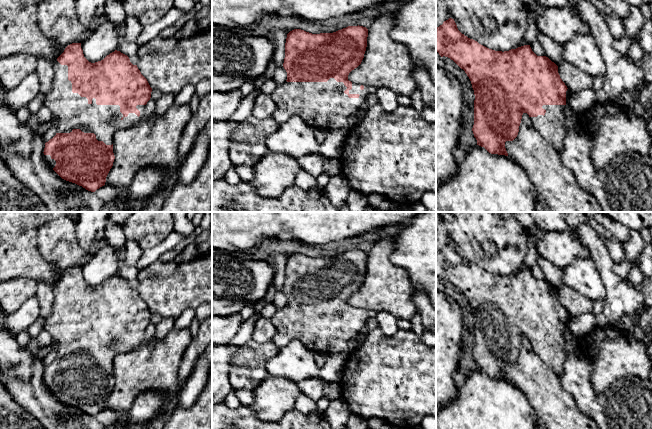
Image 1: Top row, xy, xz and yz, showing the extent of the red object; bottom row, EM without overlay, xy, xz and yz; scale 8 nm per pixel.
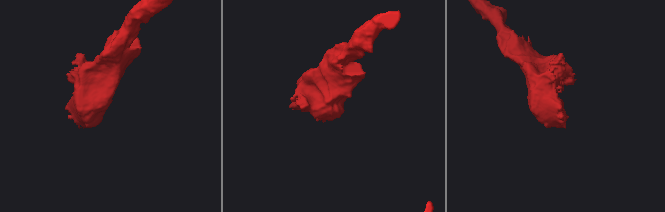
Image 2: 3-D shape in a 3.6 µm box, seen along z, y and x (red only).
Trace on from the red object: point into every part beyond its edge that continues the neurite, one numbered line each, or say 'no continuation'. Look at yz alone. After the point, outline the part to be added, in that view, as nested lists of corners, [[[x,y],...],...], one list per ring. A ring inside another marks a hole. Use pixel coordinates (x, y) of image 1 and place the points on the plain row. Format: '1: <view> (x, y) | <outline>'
1: yz (554, 349) | [[[566,315],[565,329],[543,329],[545,339],[530,341],[535,353],[537,353],[560,377],[563,373],[563,363],[569,354],[581,354],[580,343],[572,336],[567,339],[565,332],[571,316]]]

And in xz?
1: xz (323, 329) | [[[330,302],[327,306],[285,306],[277,309],[271,321],[276,329],[273,342],[279,349],[284,348],[291,340],[301,341],[308,349],[315,354],[326,356],[349,353],[349,341],[353,339],[360,330],[366,326],[369,315],[368,311],[360,313],[360,308],[352,307],[349,318],[359,318],[358,322],[349,322],[344,315],[347,311],[343,306],[337,306]]]

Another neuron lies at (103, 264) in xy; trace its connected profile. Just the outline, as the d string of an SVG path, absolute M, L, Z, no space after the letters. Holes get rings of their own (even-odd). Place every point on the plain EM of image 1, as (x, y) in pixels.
M109 244L101 247L82 267L84 281L91 287L103 284L118 269L117 249Z

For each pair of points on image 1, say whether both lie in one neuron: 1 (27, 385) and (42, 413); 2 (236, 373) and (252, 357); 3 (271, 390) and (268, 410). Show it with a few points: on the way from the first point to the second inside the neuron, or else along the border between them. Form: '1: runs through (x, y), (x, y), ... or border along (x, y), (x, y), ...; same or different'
1: runs through (30, 392), (42, 406); same
2: runs through (240, 369), (248, 361); same
3: runs through (271, 395), (270, 405); same

